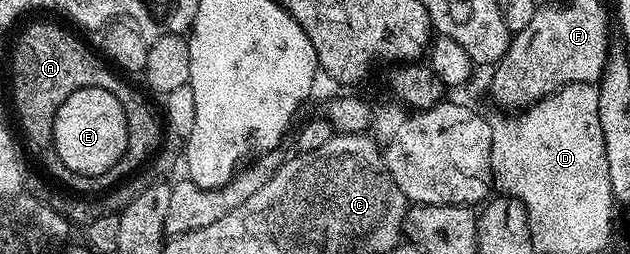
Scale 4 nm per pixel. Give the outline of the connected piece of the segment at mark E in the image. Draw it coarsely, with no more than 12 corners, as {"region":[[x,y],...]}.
{"region":[[77,90],[53,122],[55,153],[76,177],[119,161],[128,122],[109,90]]}

